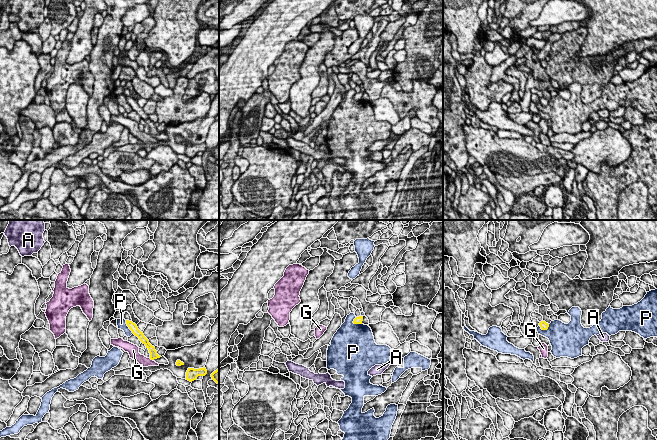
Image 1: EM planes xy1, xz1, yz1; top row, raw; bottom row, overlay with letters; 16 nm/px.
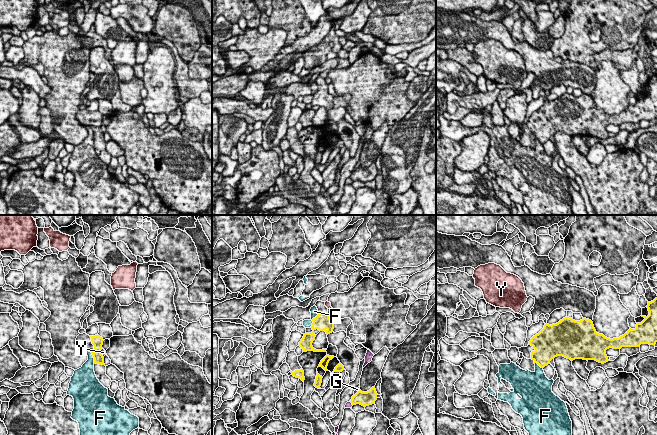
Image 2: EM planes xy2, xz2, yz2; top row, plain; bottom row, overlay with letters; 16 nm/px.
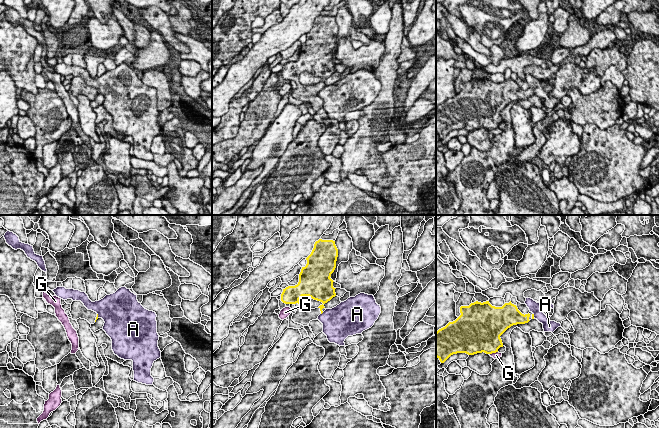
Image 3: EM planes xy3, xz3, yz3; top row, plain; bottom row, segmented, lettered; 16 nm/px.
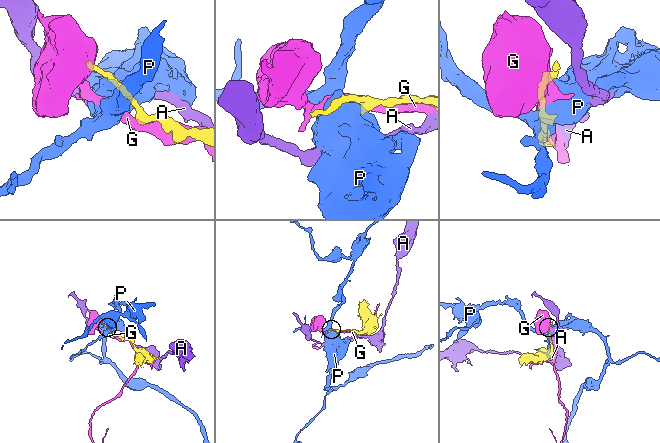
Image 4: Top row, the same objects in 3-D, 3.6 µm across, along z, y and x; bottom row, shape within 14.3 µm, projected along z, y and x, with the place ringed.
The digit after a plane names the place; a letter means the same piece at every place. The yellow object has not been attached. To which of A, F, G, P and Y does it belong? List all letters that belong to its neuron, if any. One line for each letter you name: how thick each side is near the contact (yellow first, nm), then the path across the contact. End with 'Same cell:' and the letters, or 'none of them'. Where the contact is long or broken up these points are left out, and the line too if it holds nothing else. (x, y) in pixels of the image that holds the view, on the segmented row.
Same cell: none of them

